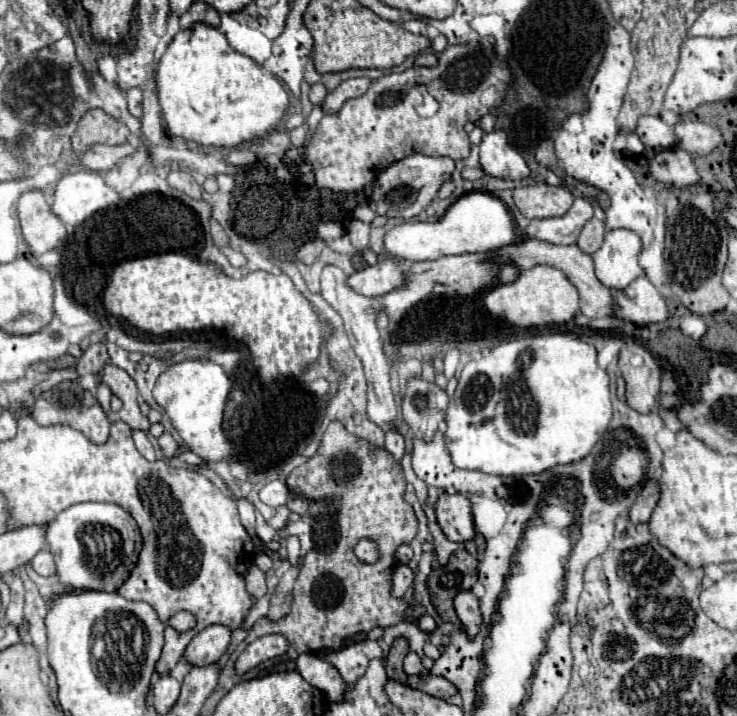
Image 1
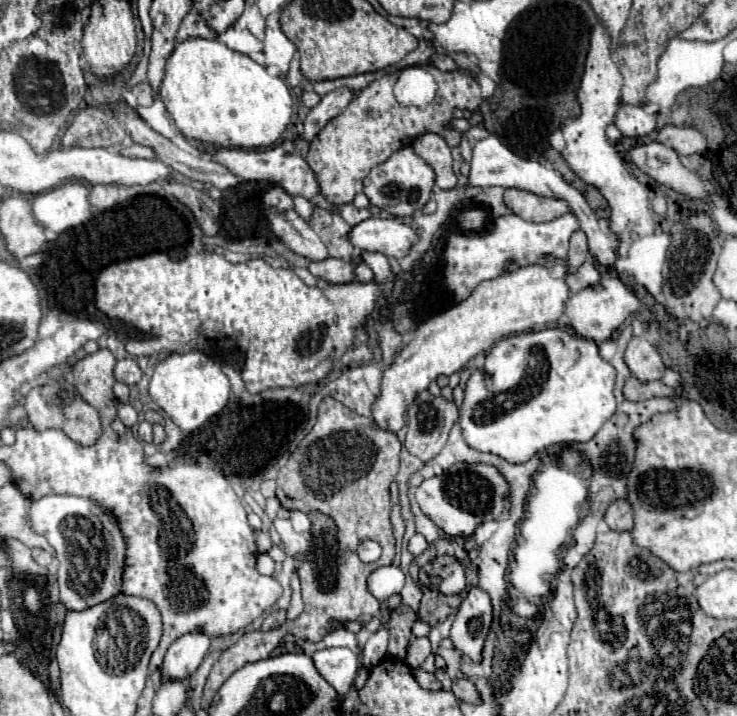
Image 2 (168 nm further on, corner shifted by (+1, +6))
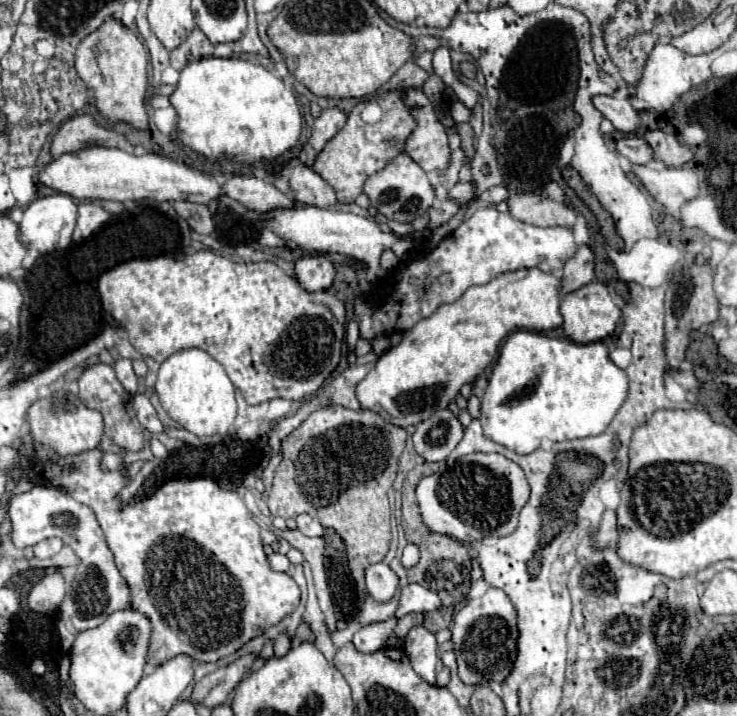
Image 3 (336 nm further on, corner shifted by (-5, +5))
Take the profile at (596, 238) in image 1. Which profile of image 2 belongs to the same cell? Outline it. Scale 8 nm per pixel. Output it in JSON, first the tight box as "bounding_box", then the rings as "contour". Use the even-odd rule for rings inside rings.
{"bounding_box":[567,230,589,268],"contour":[[[577,230],[573,232],[571,236],[571,246],[569,246],[569,254],[567,254],[567,264],[569,268],[579,268],[585,258],[589,256],[589,250],[587,250],[587,236],[583,230]]]}

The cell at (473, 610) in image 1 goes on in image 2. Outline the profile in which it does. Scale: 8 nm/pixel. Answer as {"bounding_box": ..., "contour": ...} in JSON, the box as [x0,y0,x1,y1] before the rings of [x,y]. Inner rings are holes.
{"bounding_box":[449,588,493,662],"contour":[[[471,588],[457,610],[449,638],[453,646],[473,662],[481,660],[481,650],[491,626],[491,618],[493,610],[489,594],[481,588]]]}

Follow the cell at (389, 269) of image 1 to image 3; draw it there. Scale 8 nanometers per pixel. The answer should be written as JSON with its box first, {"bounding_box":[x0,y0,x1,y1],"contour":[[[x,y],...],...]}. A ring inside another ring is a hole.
{"bounding_box":[295,255,335,293],"contour":[[[307,255],[295,261],[295,277],[301,289],[309,293],[325,291],[335,279],[335,267],[323,255]]]}

